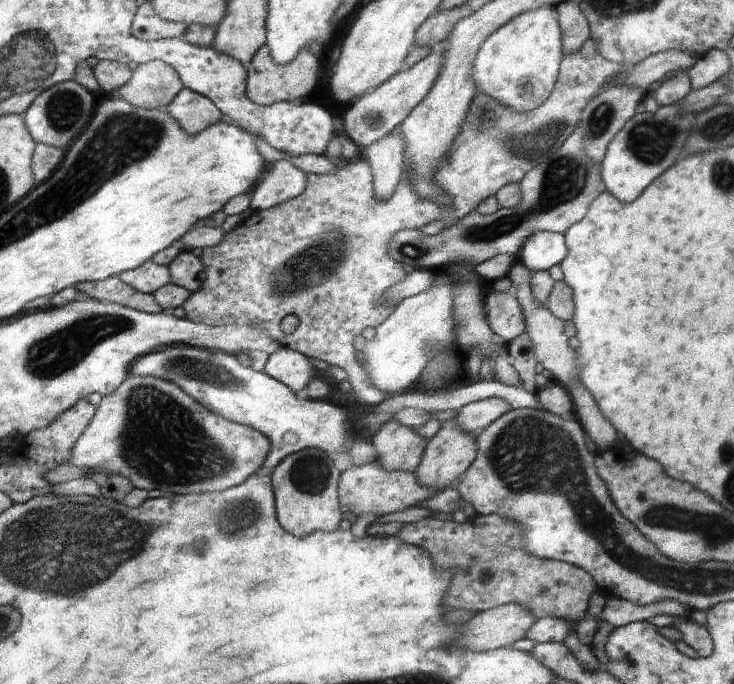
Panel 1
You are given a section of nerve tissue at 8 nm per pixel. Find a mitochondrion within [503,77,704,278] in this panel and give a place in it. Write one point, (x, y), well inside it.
(650, 141)

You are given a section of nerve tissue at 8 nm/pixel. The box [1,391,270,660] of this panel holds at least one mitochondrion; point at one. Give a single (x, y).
(230, 522)

